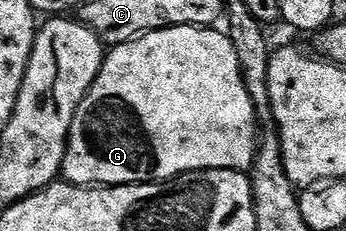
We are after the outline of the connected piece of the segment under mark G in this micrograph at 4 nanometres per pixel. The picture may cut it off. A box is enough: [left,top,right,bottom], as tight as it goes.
[62,26,258,188]

